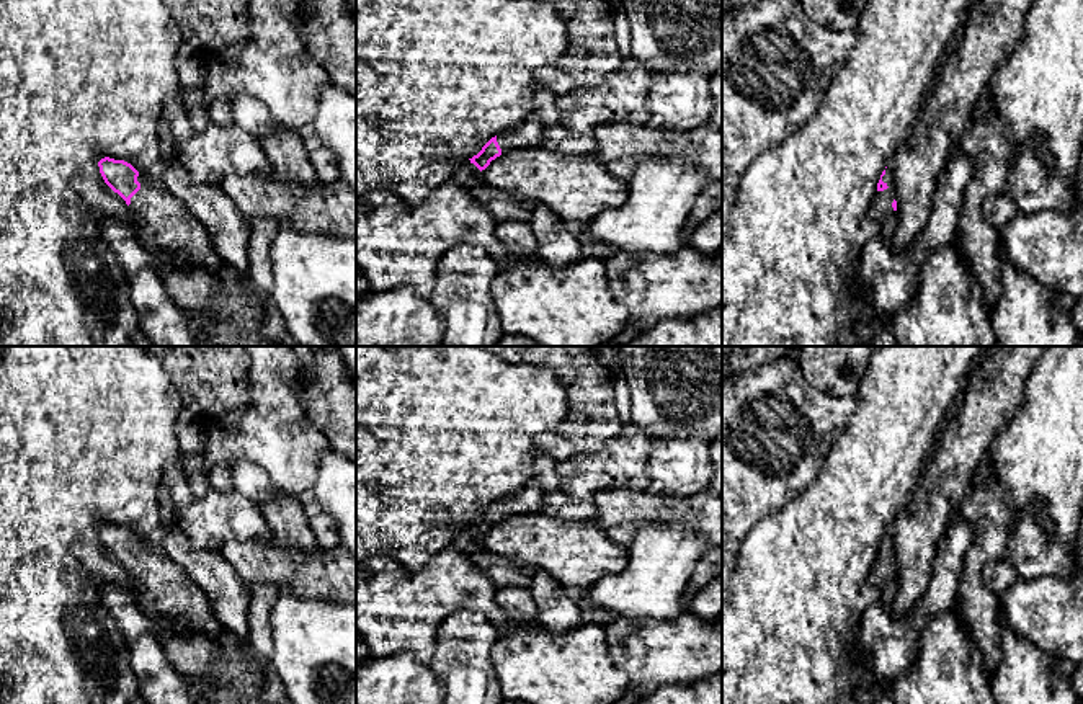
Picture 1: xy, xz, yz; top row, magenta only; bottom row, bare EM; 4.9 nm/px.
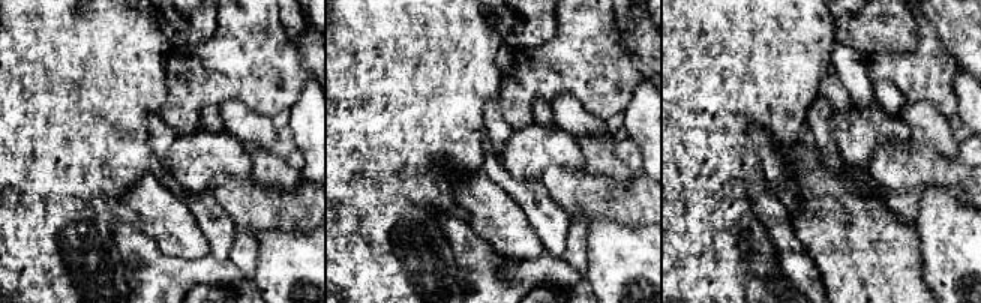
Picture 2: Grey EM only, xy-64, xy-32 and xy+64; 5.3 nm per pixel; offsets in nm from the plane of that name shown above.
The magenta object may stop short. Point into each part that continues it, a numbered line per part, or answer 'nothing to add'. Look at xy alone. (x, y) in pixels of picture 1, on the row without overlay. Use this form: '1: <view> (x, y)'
1: xy (162, 588)

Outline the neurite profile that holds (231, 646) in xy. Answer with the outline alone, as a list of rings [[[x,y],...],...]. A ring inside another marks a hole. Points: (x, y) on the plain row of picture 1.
[[[229,635],[222,642],[222,645],[216,655],[217,657],[234,657],[237,653],[240,653],[242,657],[245,657],[248,660],[255,657],[255,653],[252,652],[248,644],[240,644],[234,635]]]

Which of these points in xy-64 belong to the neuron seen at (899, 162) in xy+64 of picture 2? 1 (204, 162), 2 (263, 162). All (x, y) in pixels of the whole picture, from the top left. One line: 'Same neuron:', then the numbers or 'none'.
Same neuron: none

